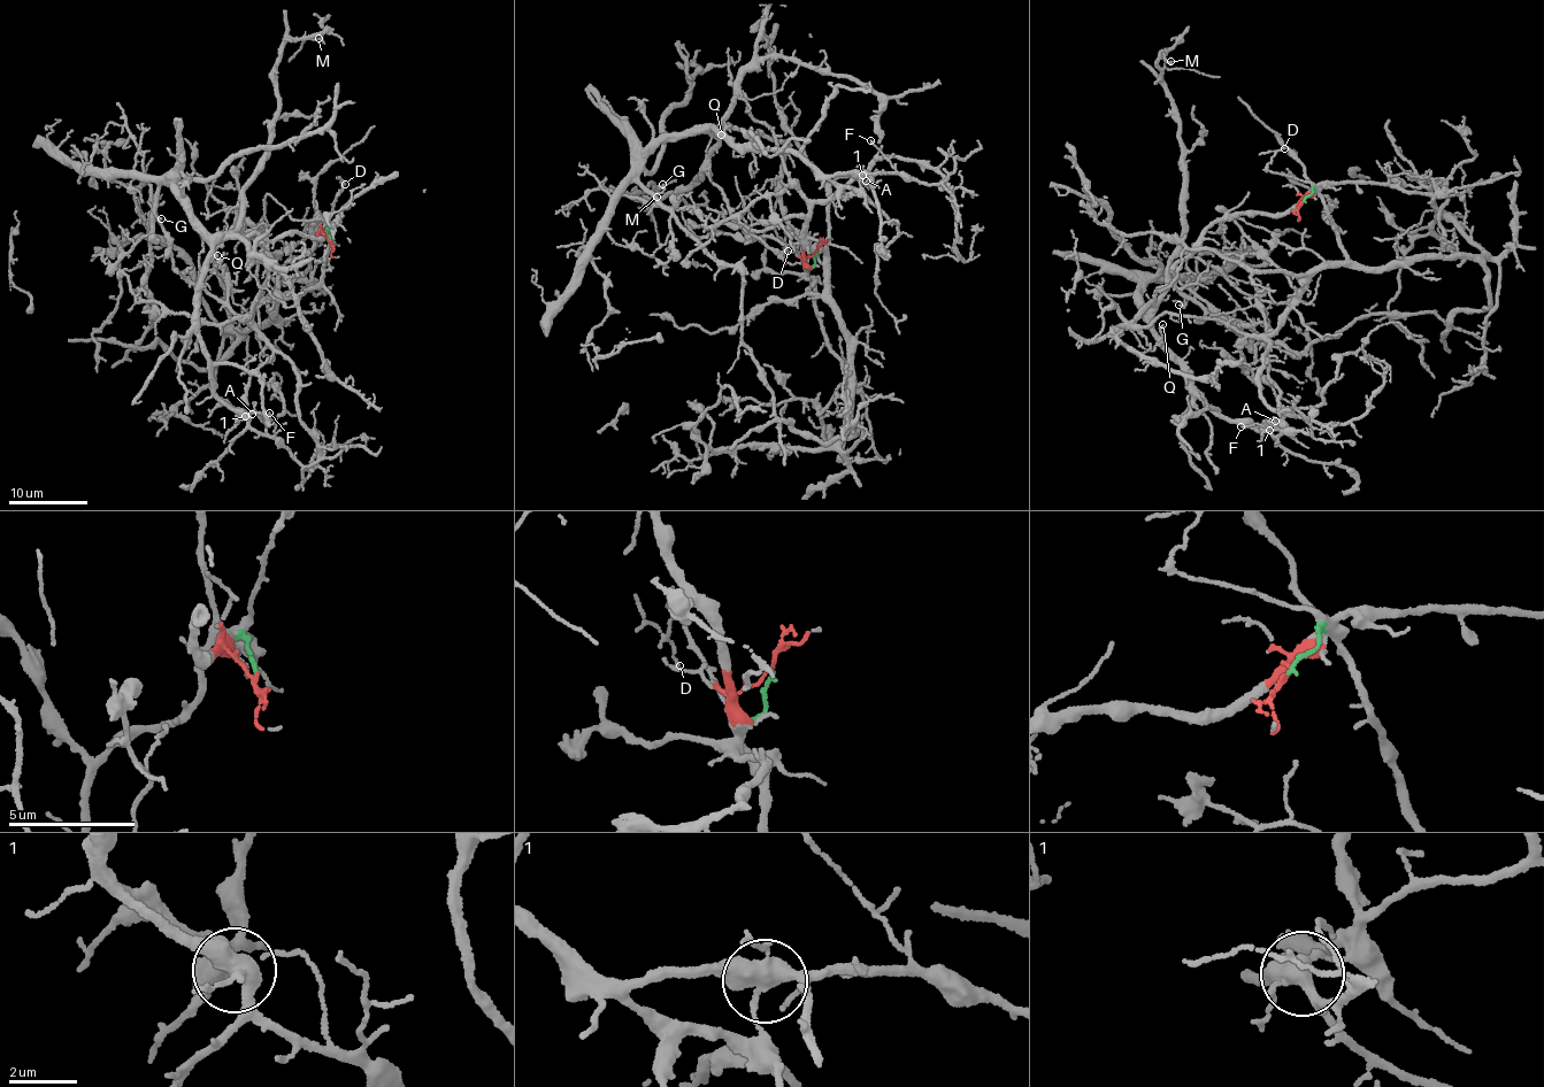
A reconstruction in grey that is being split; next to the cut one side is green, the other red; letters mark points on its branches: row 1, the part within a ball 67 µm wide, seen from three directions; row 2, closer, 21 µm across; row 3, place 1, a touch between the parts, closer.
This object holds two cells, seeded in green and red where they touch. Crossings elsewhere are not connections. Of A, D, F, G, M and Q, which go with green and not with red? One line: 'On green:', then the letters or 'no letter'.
On green: D

